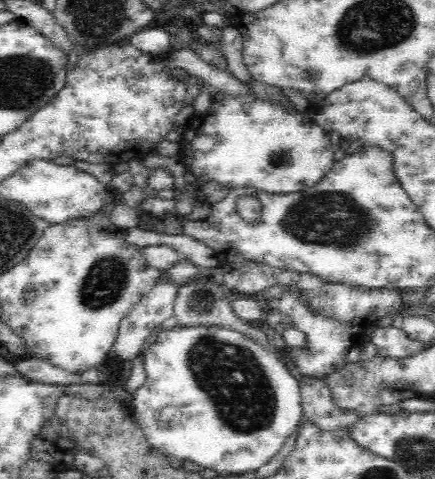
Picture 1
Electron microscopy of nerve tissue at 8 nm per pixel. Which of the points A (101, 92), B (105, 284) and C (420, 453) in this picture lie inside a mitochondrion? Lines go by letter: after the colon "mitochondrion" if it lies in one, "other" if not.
A: other
B: mitochondrion
C: mitochondrion

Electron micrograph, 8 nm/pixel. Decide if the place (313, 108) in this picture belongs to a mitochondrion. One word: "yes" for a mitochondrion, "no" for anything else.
no

